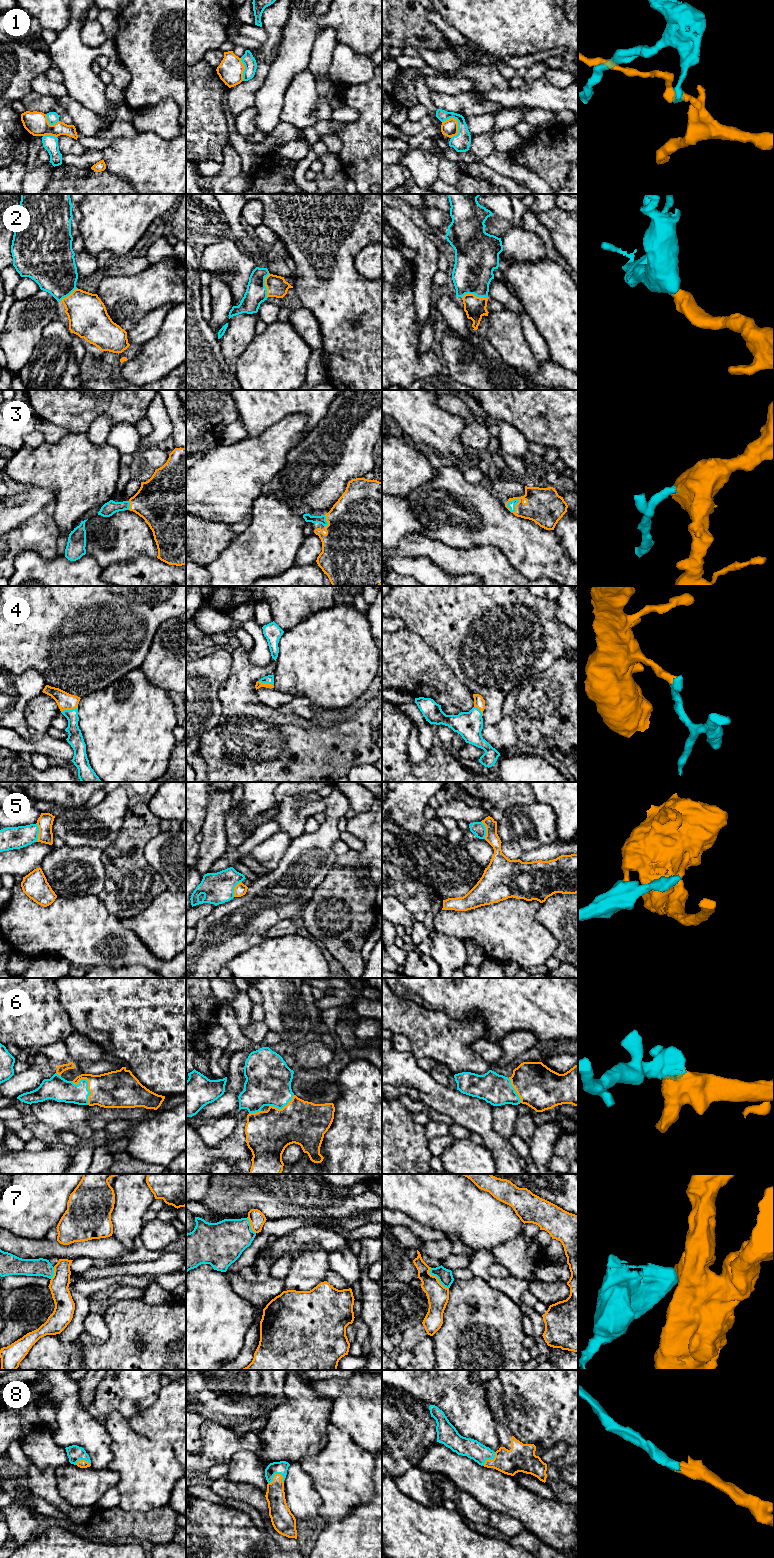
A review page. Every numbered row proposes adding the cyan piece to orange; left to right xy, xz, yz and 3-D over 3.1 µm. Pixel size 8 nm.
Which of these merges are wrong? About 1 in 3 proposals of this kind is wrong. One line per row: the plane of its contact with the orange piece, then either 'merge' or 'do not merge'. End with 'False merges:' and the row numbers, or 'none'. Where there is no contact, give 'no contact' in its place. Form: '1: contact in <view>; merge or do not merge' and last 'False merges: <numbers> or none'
1: contact in yz; do not merge
2: contact in yz; merge
3: contact in yz; merge
4: contact in xy; merge
5: contact in xy; do not merge
6: contact in xy; merge
7: contact in yz; do not merge
8: contact in xz; merge
False merges: 1, 5, 7

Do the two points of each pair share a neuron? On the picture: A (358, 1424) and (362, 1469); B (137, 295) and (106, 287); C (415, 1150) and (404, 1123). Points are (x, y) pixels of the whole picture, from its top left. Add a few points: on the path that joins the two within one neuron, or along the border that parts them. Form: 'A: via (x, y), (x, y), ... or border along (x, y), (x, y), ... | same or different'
A: via (347, 1434), (351, 1458) | same
B: via (129, 295), (121, 295), (114, 291) | same
C: via (408, 1143), (404, 1139), (404, 1130) | same

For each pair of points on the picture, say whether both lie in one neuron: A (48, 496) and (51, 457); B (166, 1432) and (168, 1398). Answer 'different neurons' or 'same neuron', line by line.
A: different neurons
B: same neuron

